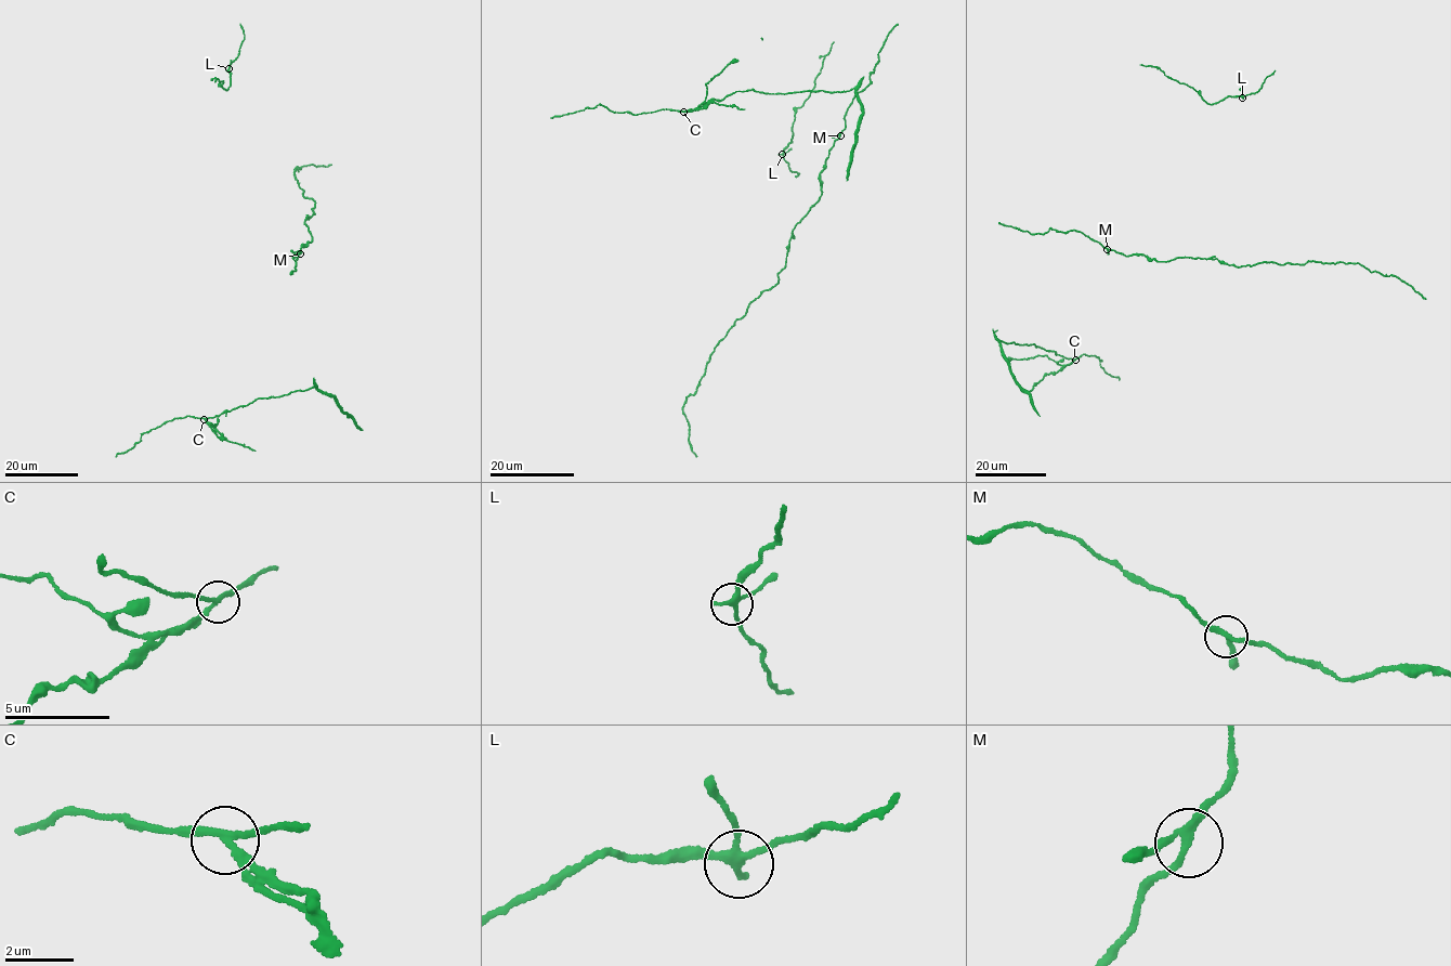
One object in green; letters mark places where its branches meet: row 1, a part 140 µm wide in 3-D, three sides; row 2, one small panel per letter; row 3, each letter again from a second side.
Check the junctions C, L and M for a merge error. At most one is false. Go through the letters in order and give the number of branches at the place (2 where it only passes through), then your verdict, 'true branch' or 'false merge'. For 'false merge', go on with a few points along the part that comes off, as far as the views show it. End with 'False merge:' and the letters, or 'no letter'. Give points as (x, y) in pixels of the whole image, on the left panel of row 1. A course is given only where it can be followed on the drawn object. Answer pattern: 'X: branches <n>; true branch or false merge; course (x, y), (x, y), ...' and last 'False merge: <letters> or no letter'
C: branches 3; false merge
L: branches 3; true branch
M: branches 3; true branch
False merge: C

